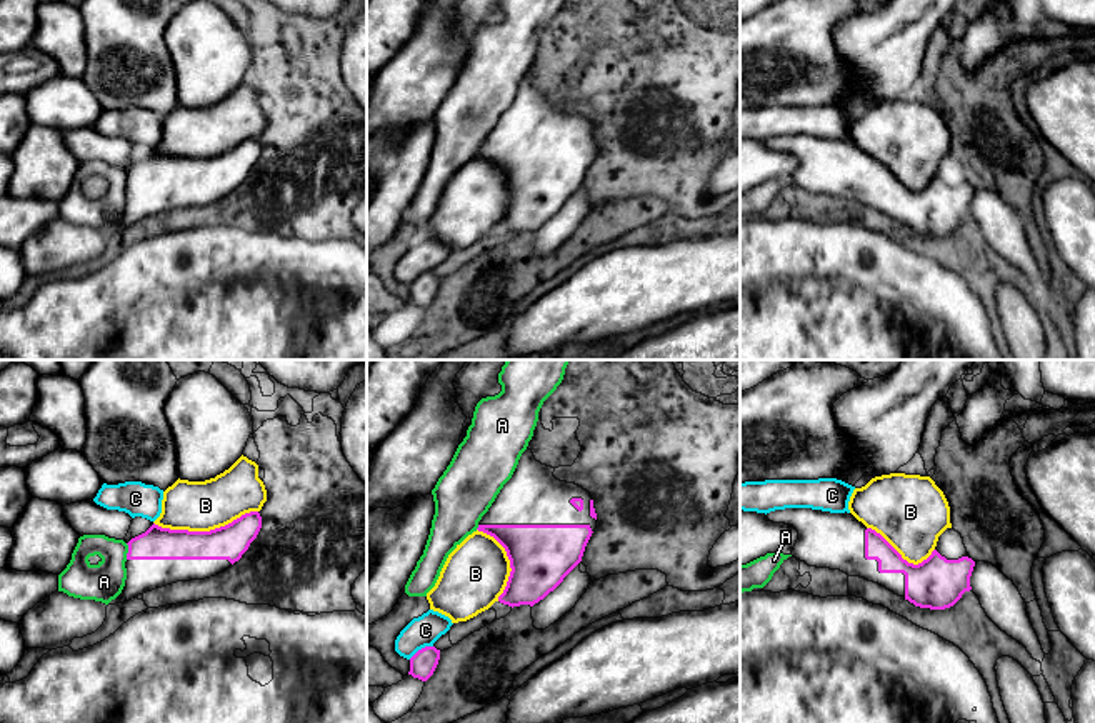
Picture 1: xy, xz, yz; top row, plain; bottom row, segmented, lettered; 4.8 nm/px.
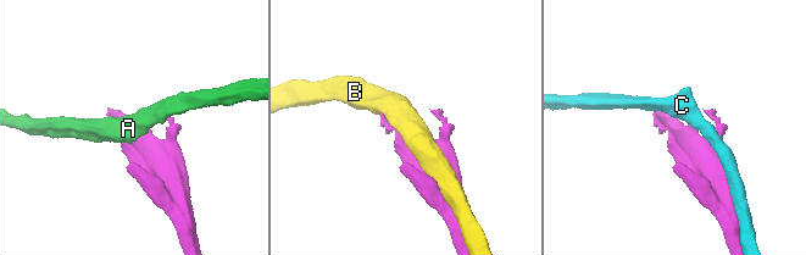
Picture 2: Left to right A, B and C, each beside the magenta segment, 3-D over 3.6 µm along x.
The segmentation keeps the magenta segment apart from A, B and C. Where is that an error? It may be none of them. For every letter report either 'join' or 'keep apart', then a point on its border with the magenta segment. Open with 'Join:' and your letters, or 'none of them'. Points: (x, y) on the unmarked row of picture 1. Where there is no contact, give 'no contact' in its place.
Join: none of them
A: keep apart; contact xy (129, 179)
B: keep apart; contact xy (205, 159)
C: keep apart; contact xz (422, 275)

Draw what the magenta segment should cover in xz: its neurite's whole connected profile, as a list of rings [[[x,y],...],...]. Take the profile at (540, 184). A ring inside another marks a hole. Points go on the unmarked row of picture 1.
[[[527,75],[512,105],[478,148],[477,157],[493,163],[510,187],[512,198],[498,228],[512,235],[533,233],[553,218],[582,188],[585,173],[597,155],[590,120],[575,110],[557,107],[553,98],[555,95],[537,88]]]

